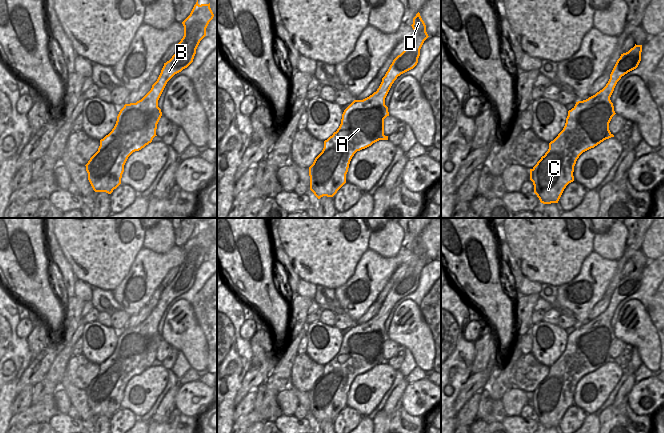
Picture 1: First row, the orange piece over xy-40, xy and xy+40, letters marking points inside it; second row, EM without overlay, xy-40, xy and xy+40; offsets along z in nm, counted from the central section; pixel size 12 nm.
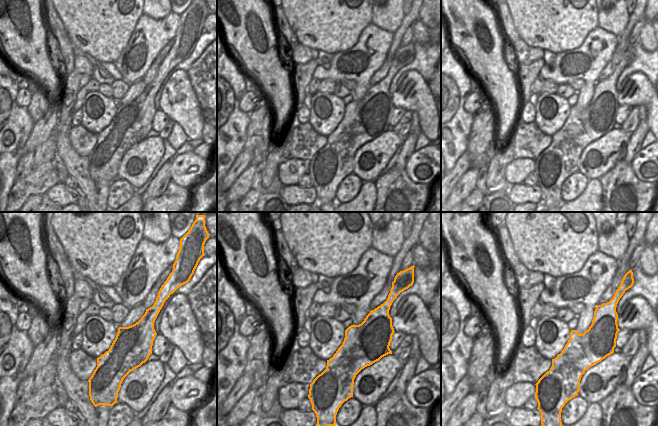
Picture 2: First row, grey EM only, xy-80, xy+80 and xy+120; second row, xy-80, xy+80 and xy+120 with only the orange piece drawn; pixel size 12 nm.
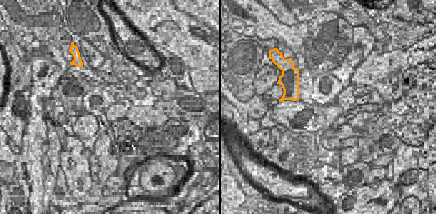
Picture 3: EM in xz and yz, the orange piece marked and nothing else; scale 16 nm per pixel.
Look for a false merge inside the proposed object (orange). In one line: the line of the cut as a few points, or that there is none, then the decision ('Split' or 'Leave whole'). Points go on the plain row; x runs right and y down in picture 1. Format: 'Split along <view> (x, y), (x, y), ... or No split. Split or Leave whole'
No split. Leave whole

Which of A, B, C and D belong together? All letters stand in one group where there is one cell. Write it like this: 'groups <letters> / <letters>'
groups A B C D

